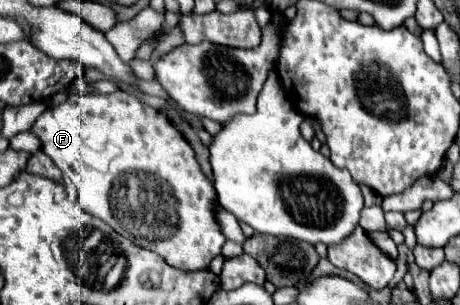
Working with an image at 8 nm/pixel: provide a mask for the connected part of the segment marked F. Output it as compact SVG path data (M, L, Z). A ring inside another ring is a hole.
M121 90L107 96L69 96L63 104L47 108L31 130L39 136L41 150L55 162L63 176L75 184L79 204L121 236L163 256L167 264L183 272L207 270L211 260L221 254L227 238L217 220L221 204L217 202L215 188L201 172L189 142L173 128L161 110L141 104L135 96Z

